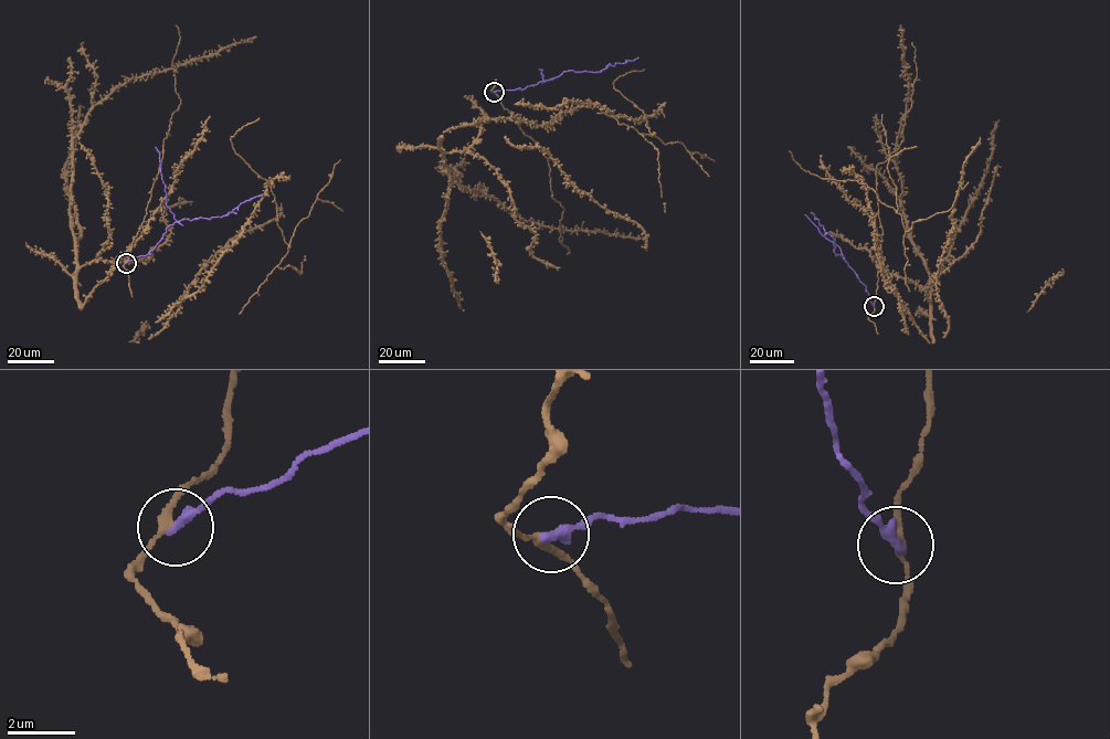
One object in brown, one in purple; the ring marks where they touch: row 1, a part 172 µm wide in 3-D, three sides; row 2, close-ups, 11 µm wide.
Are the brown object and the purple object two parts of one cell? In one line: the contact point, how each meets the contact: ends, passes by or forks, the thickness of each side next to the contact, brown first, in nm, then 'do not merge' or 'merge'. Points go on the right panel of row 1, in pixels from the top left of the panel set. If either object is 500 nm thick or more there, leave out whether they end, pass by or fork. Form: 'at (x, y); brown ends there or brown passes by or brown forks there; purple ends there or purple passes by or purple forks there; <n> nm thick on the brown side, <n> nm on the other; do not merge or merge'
at (874, 306); brown passes by; purple ends there; 200 nm thick on the brown side, 320 nm on the other; do not merge

